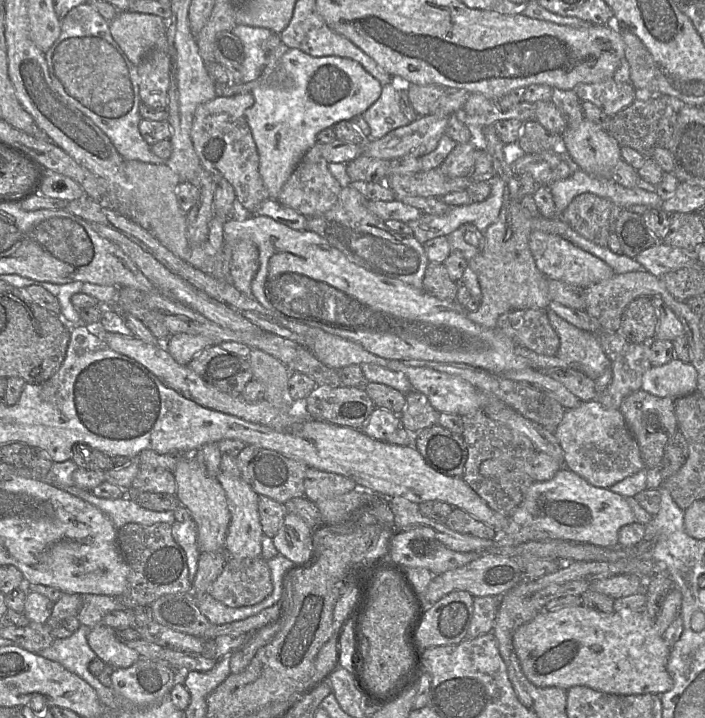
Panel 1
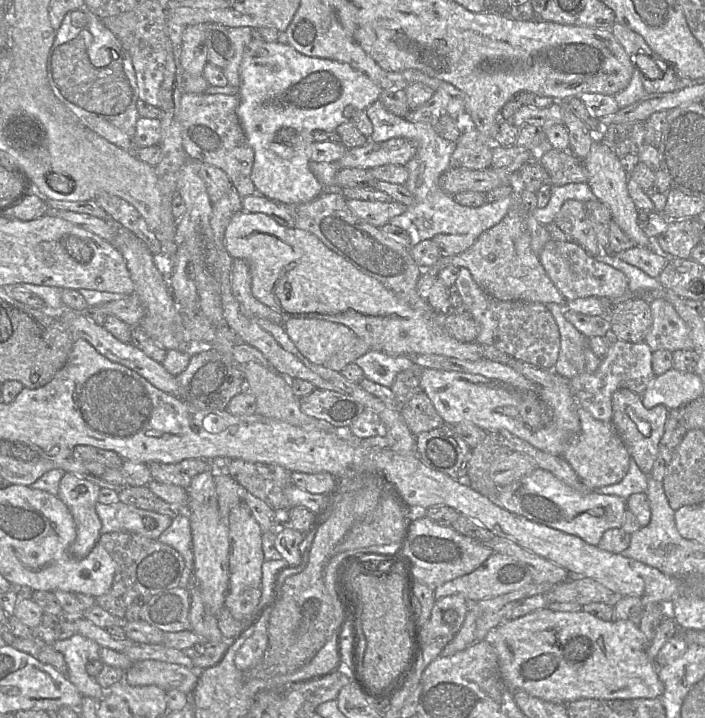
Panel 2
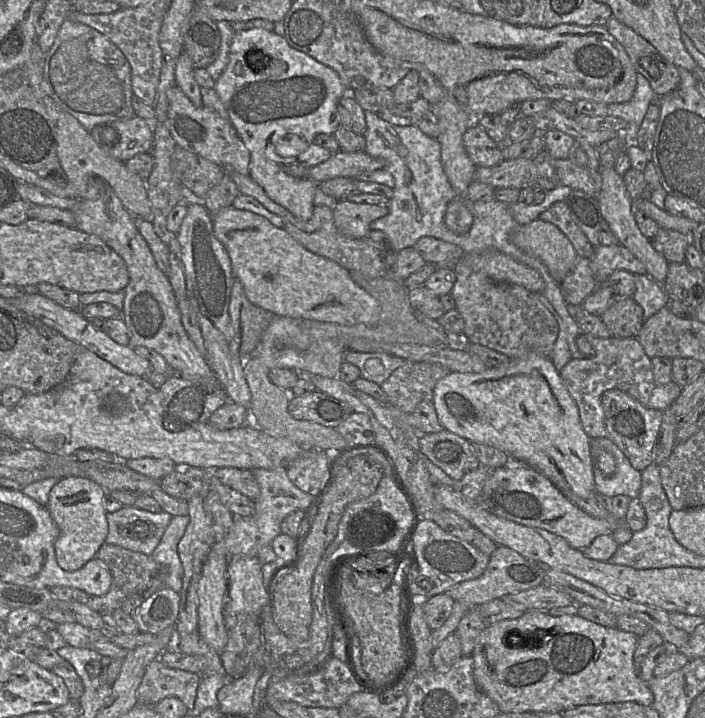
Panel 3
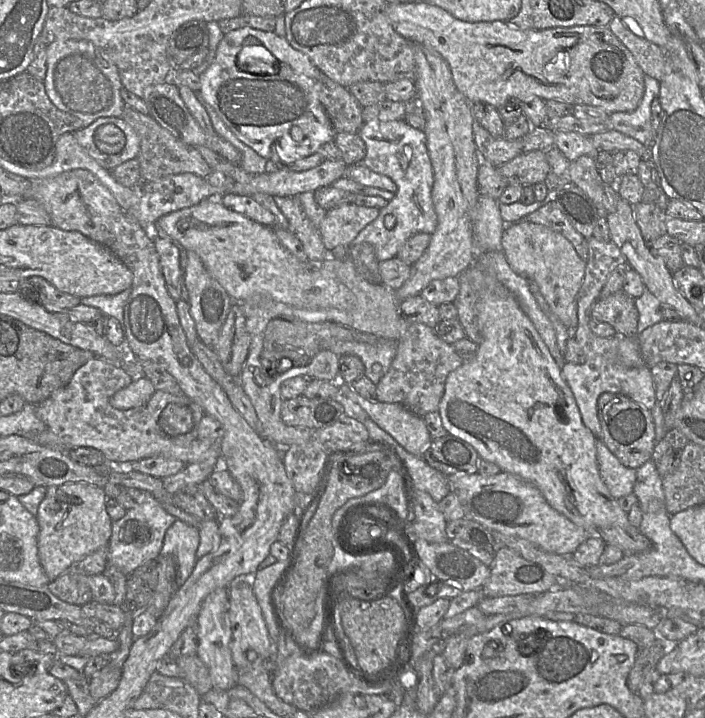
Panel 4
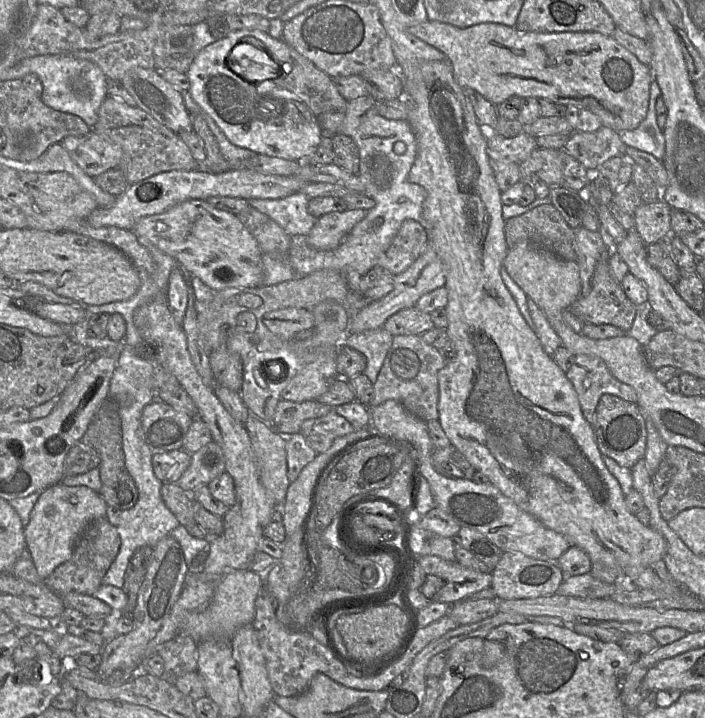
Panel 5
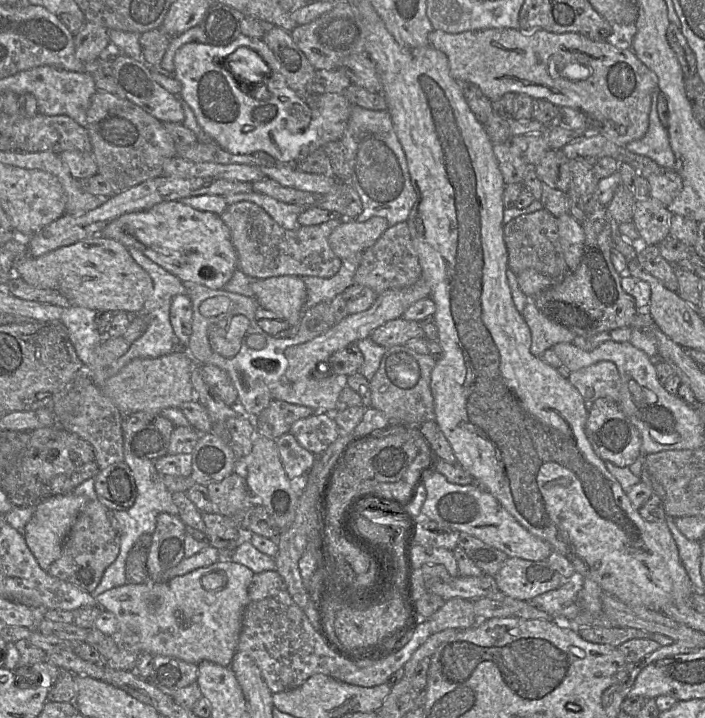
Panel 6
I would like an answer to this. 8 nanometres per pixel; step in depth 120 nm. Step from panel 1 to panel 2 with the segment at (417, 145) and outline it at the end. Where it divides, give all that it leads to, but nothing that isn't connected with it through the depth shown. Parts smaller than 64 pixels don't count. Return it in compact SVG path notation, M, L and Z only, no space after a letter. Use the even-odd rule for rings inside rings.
M391 138L383 142L368 140L363 146L348 149L337 165L340 169L372 169L386 164L405 166L416 152L417 145L405 138Z

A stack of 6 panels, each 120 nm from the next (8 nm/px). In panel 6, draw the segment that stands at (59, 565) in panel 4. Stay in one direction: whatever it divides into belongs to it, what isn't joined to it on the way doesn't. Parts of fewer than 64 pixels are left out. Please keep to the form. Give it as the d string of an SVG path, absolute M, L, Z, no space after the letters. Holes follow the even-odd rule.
M70 493L47 498L35 506L35 511L24 528L23 537L43 570L47 571L50 565L60 557L65 538L77 516L89 501L86 496Z

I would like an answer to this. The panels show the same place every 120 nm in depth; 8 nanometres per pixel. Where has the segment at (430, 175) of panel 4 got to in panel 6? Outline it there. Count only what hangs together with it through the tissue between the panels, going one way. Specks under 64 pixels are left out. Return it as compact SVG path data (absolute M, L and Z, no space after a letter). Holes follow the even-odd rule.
M352 105L347 128L340 140L346 148L346 156L350 165L349 183L359 194L363 206L362 213L355 220L365 222L371 217L384 217L390 227L399 222L407 221L416 201L416 192L411 183L405 153L395 133L387 109L376 111ZM357 252L348 258L341 259L339 271L330 278L302 276L307 290L307 298L301 309L301 317L313 306L326 302L330 303L338 294L354 284L354 275L360 265L363 252Z

